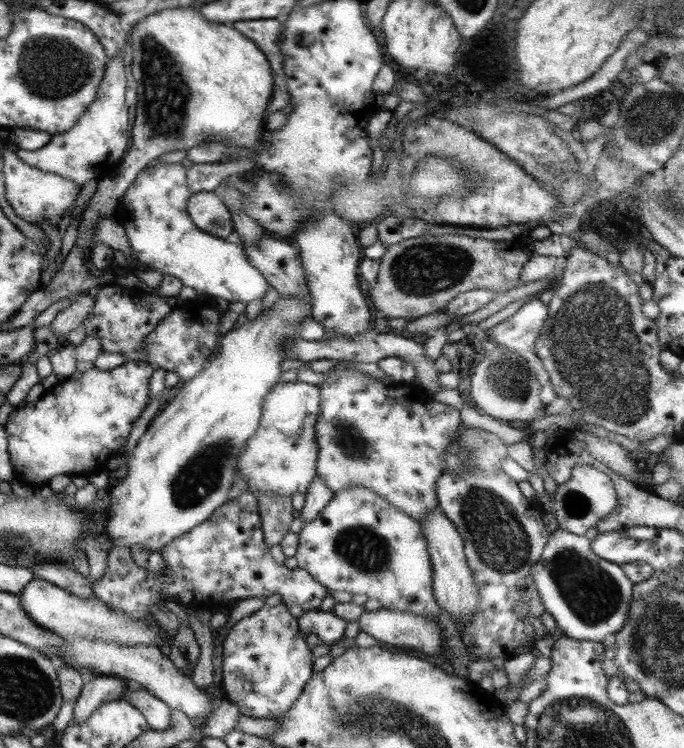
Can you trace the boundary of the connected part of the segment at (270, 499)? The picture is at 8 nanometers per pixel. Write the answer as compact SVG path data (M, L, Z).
M260 494L257 498L264 541L268 548L280 544L282 538L290 533L293 516L291 498L277 494Z

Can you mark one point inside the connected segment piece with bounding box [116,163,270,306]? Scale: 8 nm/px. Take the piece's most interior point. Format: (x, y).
(153, 210)

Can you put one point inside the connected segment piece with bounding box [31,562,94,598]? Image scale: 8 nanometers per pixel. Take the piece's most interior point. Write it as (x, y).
(62, 576)

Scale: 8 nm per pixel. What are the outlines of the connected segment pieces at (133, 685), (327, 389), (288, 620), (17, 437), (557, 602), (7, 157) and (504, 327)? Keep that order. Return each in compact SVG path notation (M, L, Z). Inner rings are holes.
M128 681L121 700L130 701L147 720L151 730L166 731L170 728L171 709L162 700L148 692L138 682Z
M334 363L326 373L328 380L318 386L320 412L315 437L318 446L317 475L335 494L355 486L368 488L422 526L426 514L439 507L436 485L445 473L445 463L442 461L445 449L459 440L459 432L465 426L459 410L432 399L422 386L414 382L383 384L374 376L350 367L350 364Z
M284 603L268 607L264 605L258 611L230 626L223 642L223 677L220 686L226 700L234 704L241 715L268 720L278 720L302 695L306 683L315 673L311 646L312 641L300 630L298 619L288 611Z
M124 361L120 367L108 371L96 368L85 372L75 370L54 389L45 391L38 401L14 408L3 428L16 479L35 490L39 486L47 486L54 476L88 476L105 468L109 460L118 456L120 448L127 444L134 421L140 418L148 405L148 384L153 371L154 366L148 361Z
M556 529L550 534L542 556L533 564L531 574L546 612L554 617L557 627L567 637L602 642L608 634L618 632L626 622L626 612L630 612L630 600L634 597L633 583L624 574L622 566L608 562L592 551L585 534L578 536Z
M2 148L2 159L4 159L3 175L6 192L6 200L12 210L30 224L35 222L48 222L52 226L62 220L62 217L70 206L73 206L80 194L81 188L70 179L42 171L38 168L28 166L26 162L18 158L18 154L12 150Z
M540 299L529 300L518 311L490 330L490 336L519 353L528 350L536 353L536 339L548 319L549 306Z

